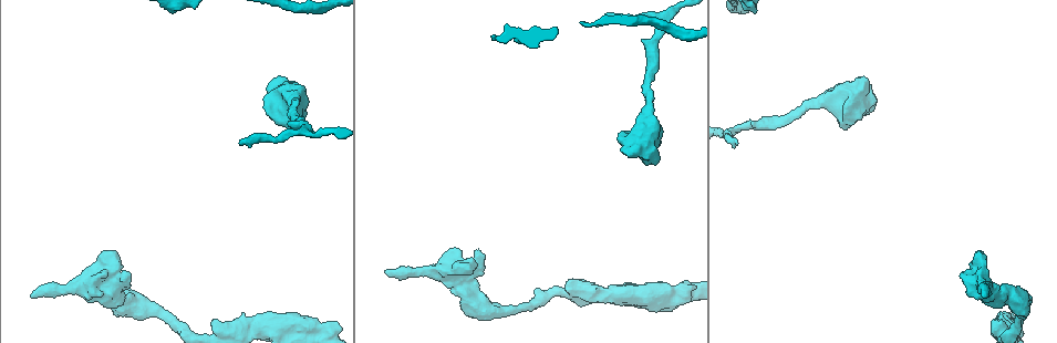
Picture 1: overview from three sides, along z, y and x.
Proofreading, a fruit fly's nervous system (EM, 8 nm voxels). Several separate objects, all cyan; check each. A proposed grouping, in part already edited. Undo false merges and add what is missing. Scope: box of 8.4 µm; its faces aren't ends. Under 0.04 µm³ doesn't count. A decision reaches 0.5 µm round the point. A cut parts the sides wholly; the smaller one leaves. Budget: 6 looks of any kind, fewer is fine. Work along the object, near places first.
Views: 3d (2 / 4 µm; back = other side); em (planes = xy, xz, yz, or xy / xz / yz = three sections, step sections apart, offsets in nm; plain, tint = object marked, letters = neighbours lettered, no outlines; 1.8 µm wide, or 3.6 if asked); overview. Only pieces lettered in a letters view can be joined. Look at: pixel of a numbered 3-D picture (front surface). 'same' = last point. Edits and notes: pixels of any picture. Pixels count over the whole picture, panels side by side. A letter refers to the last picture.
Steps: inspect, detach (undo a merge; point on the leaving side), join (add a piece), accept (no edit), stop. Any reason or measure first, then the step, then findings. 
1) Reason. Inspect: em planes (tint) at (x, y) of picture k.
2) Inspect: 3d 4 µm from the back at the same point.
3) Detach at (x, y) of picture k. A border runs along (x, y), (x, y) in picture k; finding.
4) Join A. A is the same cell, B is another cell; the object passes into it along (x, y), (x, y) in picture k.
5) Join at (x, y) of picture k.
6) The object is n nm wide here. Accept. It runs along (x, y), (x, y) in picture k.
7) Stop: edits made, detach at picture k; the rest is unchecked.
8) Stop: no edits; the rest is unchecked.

Inspect: 3d 4 µm at (626, 155) of picture 1.

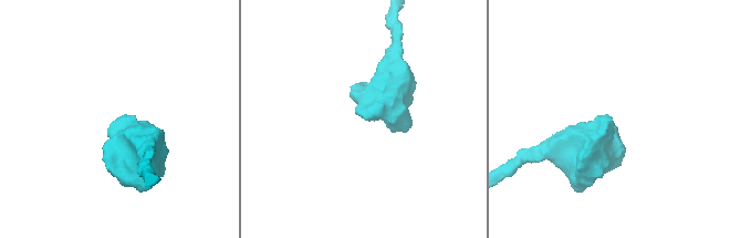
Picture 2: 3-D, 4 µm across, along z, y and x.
Inspect: em 3.6 µm yz step 4 (tint) at (607, 120) of picture 2.

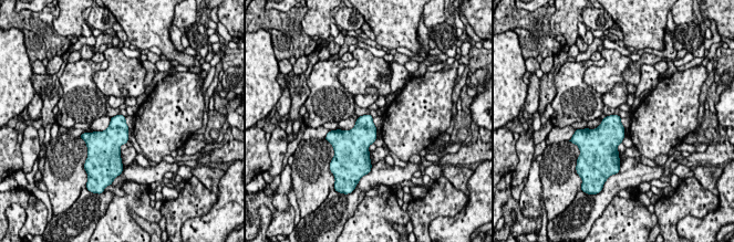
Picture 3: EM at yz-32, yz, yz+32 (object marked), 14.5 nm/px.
Cut it another way. Inspect: em 3.6 µm planes (letters) at the same point.

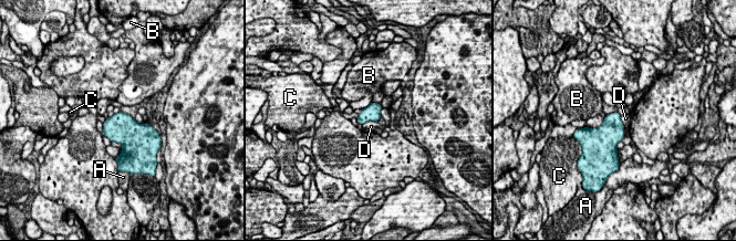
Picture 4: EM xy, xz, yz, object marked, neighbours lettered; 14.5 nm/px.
The longest contact is with D, 240 nm. Accept. A, B, C and D are other cells; a border runs along (377, 121), (368, 121), (362, 125) in picture 4; no lettered piece goes on from it.

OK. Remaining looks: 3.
An open end. Inspect: em xy step 16 (letters) at (474, 250) of picture 1.

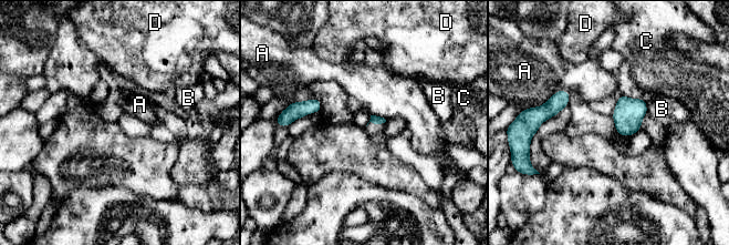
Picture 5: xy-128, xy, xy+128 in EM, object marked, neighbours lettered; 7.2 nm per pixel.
Cut it another way. Inspect: em planes (letters) at the same point.

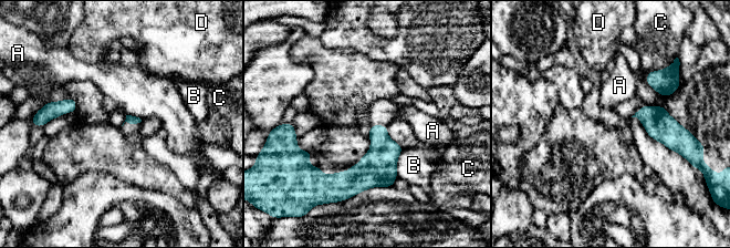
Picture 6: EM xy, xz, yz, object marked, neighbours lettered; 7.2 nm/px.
Accept. A, B, C and D are other cells; a border runs along (126, 114), (137, 116), (141, 120) in picture 6; none of them fits.

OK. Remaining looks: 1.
Stop: no edits; the rest is unchecked.

